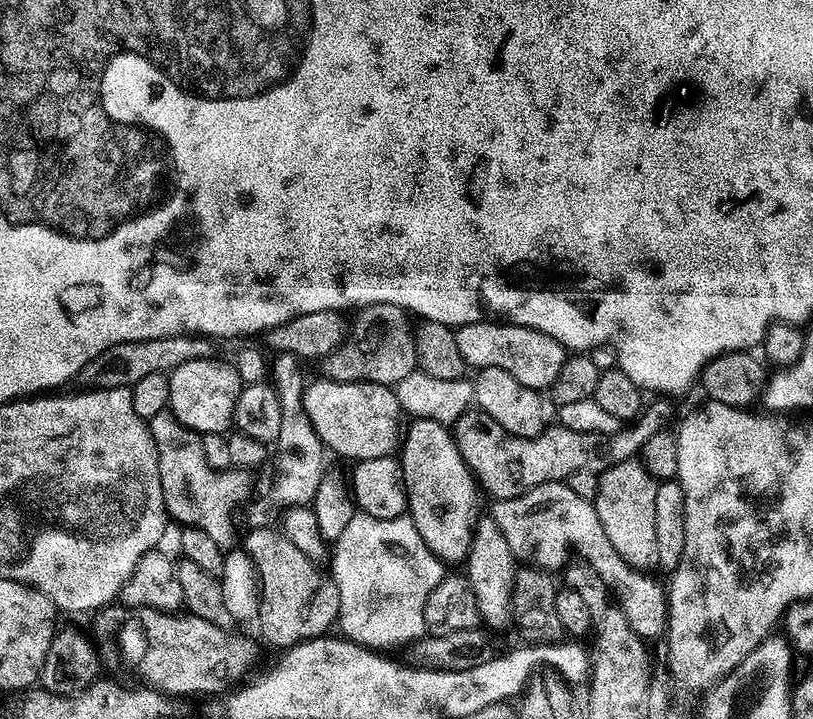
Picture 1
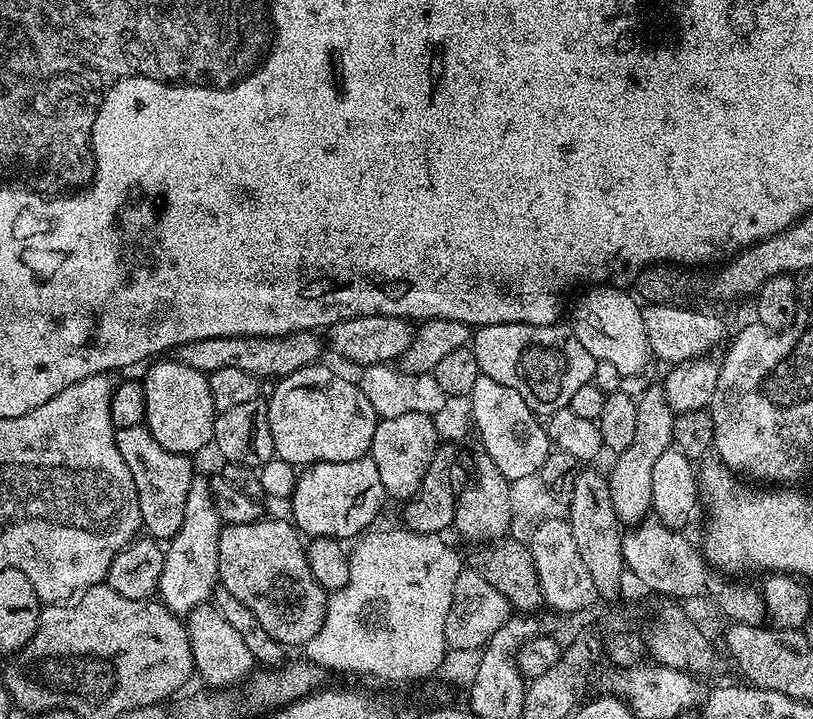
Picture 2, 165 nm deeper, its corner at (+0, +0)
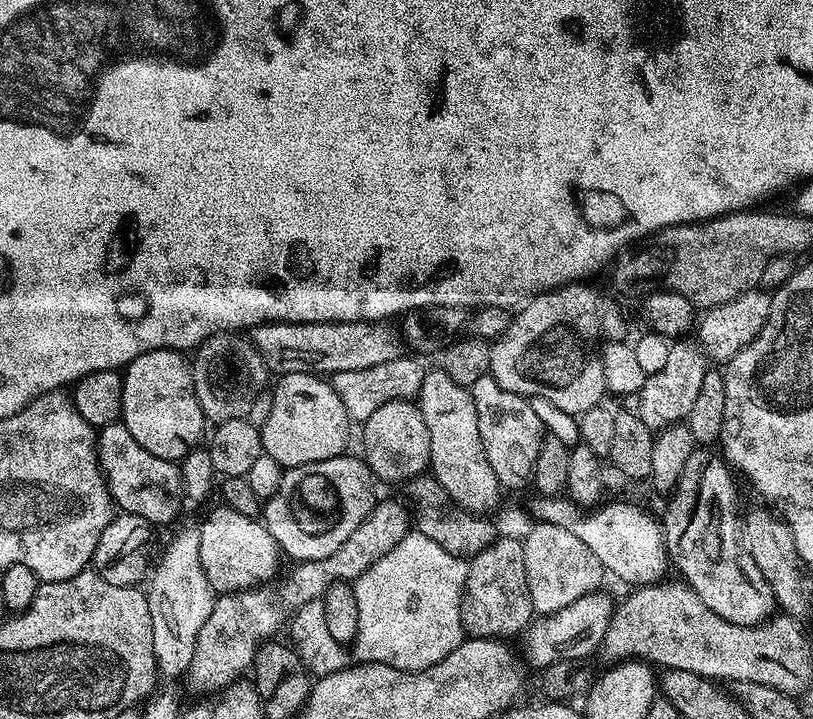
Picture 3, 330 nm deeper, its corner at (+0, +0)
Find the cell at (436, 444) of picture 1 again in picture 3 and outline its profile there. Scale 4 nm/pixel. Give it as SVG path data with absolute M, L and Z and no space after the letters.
M411 400L386 402L386 406L378 406L378 410L370 414L370 418L362 421L362 428L364 428L362 456L377 481L407 482L421 475L429 467L430 430L426 430L426 418L422 418L419 403Z

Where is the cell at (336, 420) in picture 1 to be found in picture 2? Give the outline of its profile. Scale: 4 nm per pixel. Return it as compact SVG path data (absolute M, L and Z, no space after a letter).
M317 362L310 366L306 366L302 370L294 370L288 376L279 377L273 384L276 385L272 388L272 396L269 395L267 397L267 402L268 413L270 414L270 434L274 438L274 450L279 459L282 459L293 466L307 466L310 464L318 464L322 460L325 460L326 462L350 462L351 460L357 460L358 458L362 458L371 453L372 439L374 438L374 430L378 423L378 417L374 410L374 406L370 406L366 394L362 394L359 383L352 381L351 384L350 381L343 380L338 373L331 372L331 370L324 365L324 362Z

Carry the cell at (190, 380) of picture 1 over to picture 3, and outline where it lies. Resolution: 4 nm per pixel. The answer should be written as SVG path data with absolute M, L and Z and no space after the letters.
M170 348L150 350L131 360L122 372L124 385L120 414L126 430L134 434L134 442L138 442L142 450L150 450L150 454L158 454L158 458L173 462L183 460L185 454L206 436L202 406L198 406L194 394L192 369L184 356L183 351Z

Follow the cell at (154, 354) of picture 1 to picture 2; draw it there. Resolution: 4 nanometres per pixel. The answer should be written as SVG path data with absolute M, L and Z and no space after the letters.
M310 331L291 332L289 336L202 338L198 342L179 344L174 350L174 359L182 366L190 366L190 370L198 370L205 374L214 370L226 370L226 366L230 366L234 370L246 370L246 374L254 374L258 378L279 378L288 376L294 370L302 370L321 359L322 340L316 336L319 335L315 331Z

